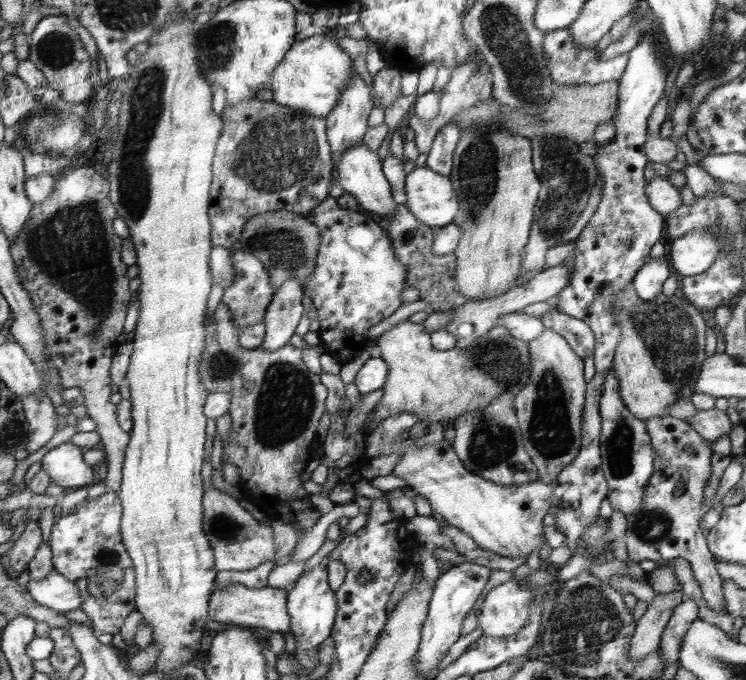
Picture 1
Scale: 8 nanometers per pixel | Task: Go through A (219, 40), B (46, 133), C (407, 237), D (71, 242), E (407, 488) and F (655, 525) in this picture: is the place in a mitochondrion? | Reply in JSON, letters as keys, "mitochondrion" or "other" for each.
{"A":"mitochondrion","B":"mitochondrion","C":"other","D":"mitochondrion","E":"other","F":"mitochondrion"}

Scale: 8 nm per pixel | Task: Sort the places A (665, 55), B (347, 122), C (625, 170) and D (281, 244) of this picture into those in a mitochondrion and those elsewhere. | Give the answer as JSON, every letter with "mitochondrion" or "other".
{"A":"other","B":"other","C":"other","D":"mitochondrion"}

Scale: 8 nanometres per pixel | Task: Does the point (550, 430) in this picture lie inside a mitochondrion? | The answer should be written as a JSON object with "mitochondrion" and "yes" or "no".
{"mitochondrion":"yes"}

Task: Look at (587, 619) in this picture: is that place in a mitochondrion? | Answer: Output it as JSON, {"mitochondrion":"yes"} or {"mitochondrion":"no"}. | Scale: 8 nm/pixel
{"mitochondrion":"yes"}

